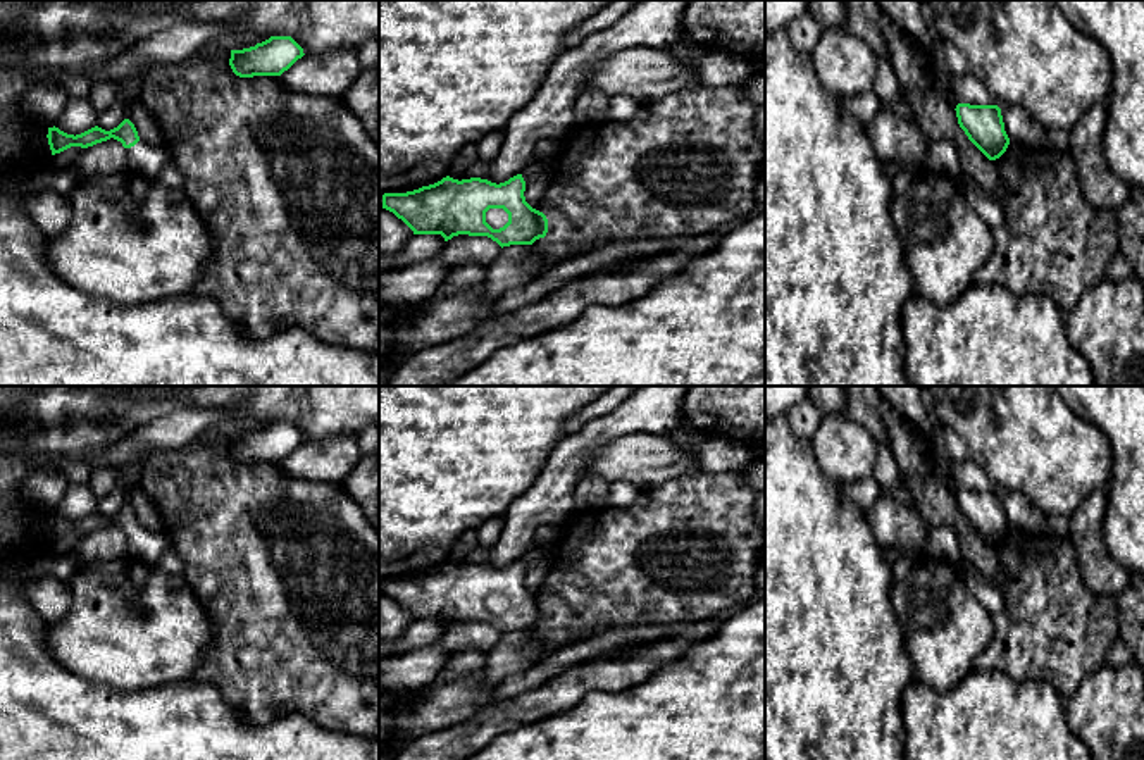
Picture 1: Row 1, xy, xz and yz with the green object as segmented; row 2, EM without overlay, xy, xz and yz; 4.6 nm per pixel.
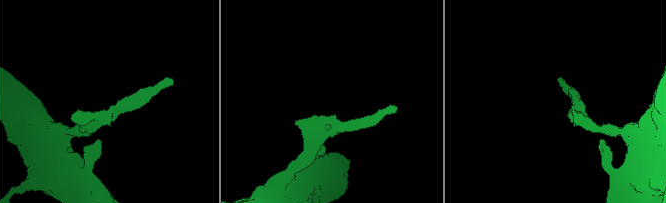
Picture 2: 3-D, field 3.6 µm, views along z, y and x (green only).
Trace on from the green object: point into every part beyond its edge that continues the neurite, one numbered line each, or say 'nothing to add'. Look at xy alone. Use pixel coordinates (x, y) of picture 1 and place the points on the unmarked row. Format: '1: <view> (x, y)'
1: xy (142, 545)

